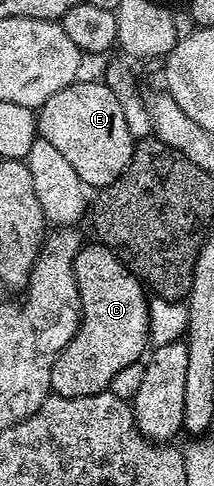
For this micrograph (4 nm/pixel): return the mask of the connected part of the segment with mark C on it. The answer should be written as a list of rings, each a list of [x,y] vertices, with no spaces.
[[[82,245],[73,265],[81,301],[81,323],[51,368],[49,389],[59,398],[106,393],[116,374],[127,364],[142,361],[145,346],[150,345],[146,287],[106,246],[92,245]]]

